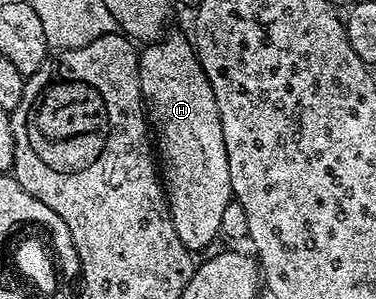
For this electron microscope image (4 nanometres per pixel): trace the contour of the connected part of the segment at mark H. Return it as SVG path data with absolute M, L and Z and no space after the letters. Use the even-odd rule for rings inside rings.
M170 35L163 41L147 44L143 48L144 51L139 52L140 92L144 98L151 130L156 138L154 147L162 164L162 186L166 192L168 212L174 221L174 233L178 233L182 245L186 245L189 251L199 253L203 247L217 242L222 213L226 205L233 202L230 169L226 161L226 141L222 141L218 101L214 101L214 89L202 69L200 58L196 56L196 48L189 40L187 43L182 36Z

